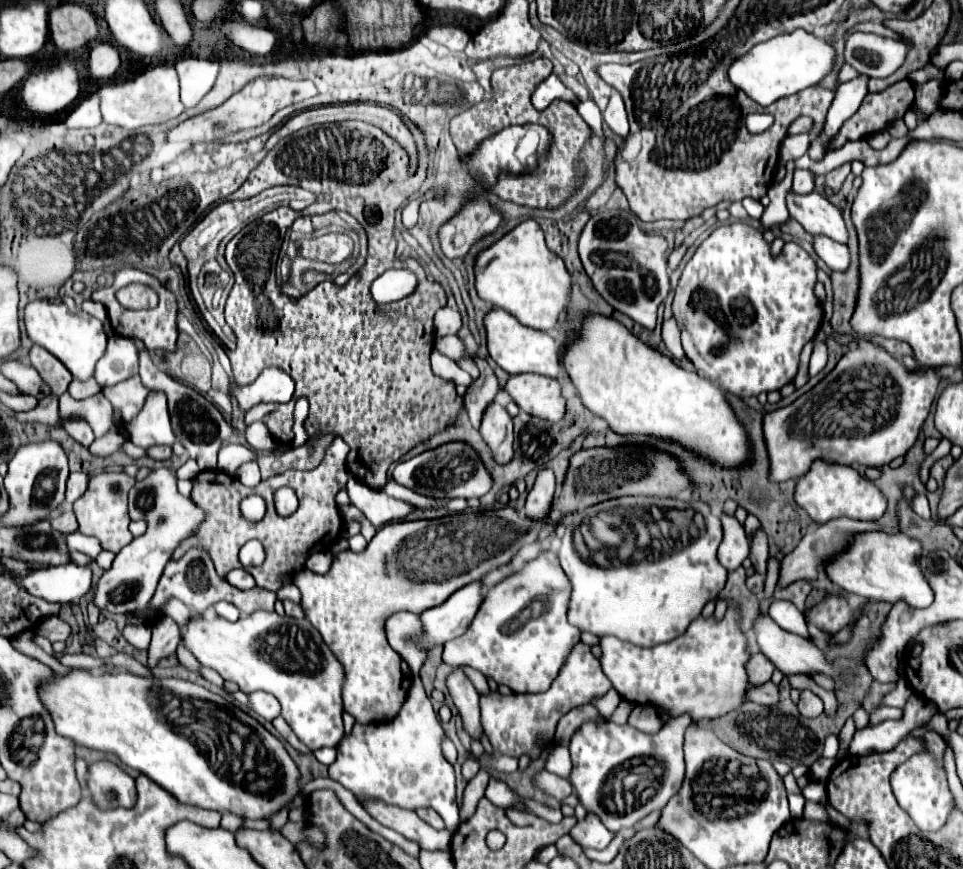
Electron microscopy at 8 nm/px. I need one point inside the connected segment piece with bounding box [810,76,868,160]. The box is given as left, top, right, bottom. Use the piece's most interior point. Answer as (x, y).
(849, 96)

